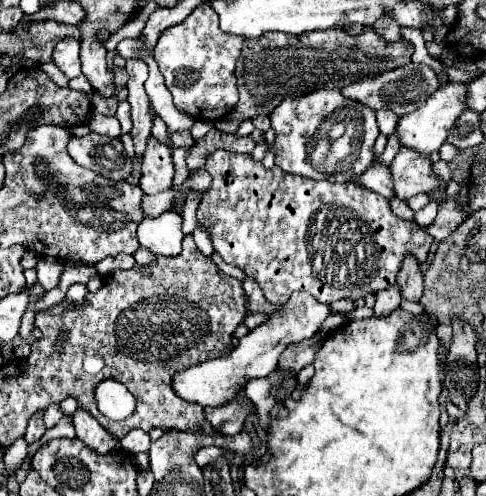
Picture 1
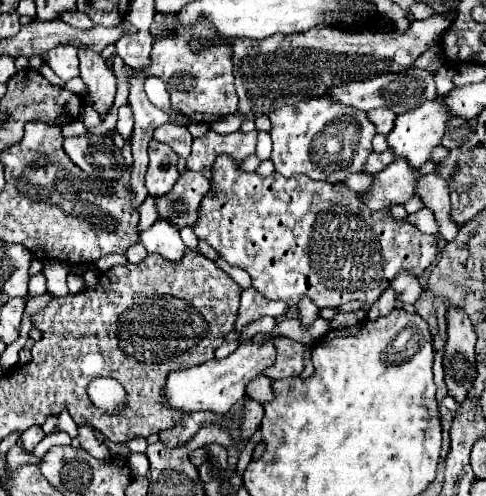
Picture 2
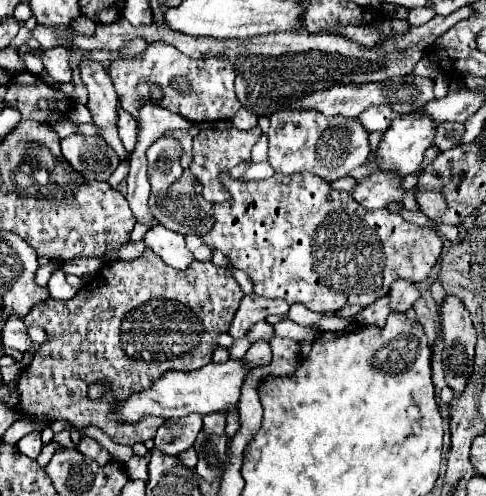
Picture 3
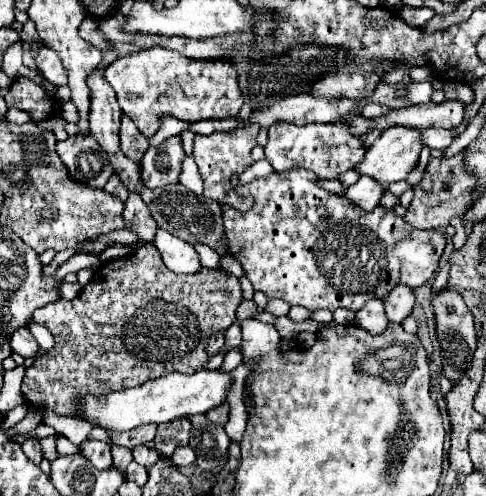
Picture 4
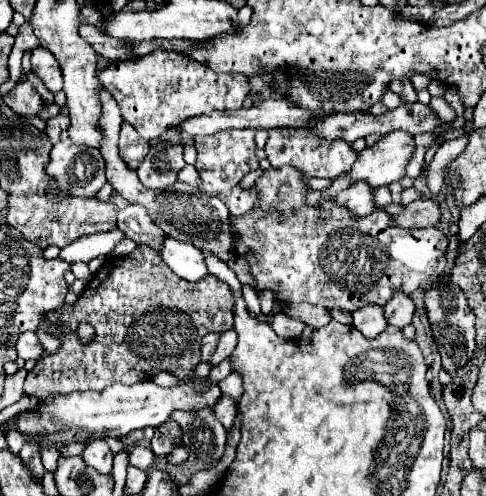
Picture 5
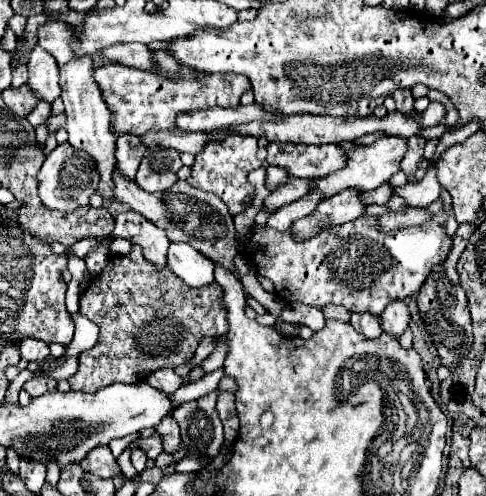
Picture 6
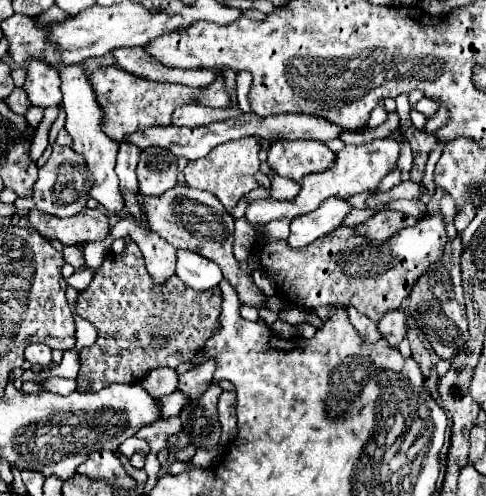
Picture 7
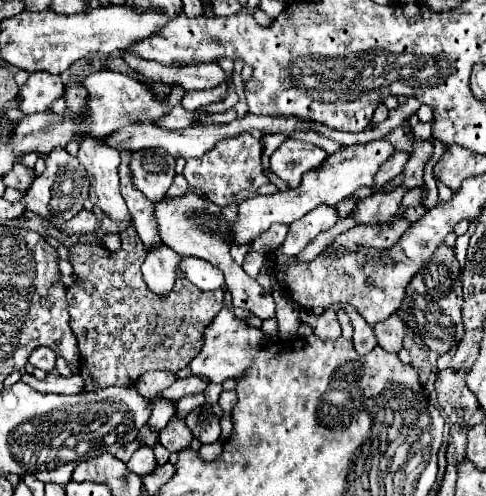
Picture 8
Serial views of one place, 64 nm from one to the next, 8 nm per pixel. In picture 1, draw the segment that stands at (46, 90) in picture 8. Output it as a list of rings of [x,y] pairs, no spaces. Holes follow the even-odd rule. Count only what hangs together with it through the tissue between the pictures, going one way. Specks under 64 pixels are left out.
[[[66,36],[64,40],[60,40],[54,48],[54,64],[68,76],[68,78],[76,78],[82,74],[82,64],[80,64],[80,42],[74,36]]]

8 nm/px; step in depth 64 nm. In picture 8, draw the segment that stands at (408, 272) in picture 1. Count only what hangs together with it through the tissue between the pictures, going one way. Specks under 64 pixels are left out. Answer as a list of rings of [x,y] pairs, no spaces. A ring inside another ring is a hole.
[[[392,314],[388,320],[382,320],[374,326],[374,334],[378,344],[388,352],[398,352],[402,348],[404,338],[404,322],[400,322],[398,314]]]

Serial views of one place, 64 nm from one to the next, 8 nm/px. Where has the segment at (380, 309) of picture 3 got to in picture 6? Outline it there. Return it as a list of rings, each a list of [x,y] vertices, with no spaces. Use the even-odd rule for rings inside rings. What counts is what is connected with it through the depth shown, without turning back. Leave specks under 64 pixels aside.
[[[352,312],[352,318],[350,318],[350,324],[366,338],[378,338],[382,334],[382,328],[380,328],[380,318],[378,316],[372,316],[370,312]]]

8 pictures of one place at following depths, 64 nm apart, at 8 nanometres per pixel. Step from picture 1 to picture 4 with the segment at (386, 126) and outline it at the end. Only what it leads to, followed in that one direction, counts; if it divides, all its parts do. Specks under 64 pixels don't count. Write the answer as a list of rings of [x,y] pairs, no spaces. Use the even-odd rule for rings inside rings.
[[[366,104],[366,106],[362,108],[360,116],[366,116],[366,120],[376,120],[376,118],[388,114],[388,110],[390,110],[390,108],[384,108],[384,106],[380,106],[380,104]]]

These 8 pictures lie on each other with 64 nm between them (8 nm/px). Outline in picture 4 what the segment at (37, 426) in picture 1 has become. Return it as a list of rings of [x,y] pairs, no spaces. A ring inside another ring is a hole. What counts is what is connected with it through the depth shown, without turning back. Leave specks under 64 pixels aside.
[[[28,438],[22,442],[22,452],[34,462],[40,464],[42,460],[42,448],[40,448],[40,440],[38,438]]]

